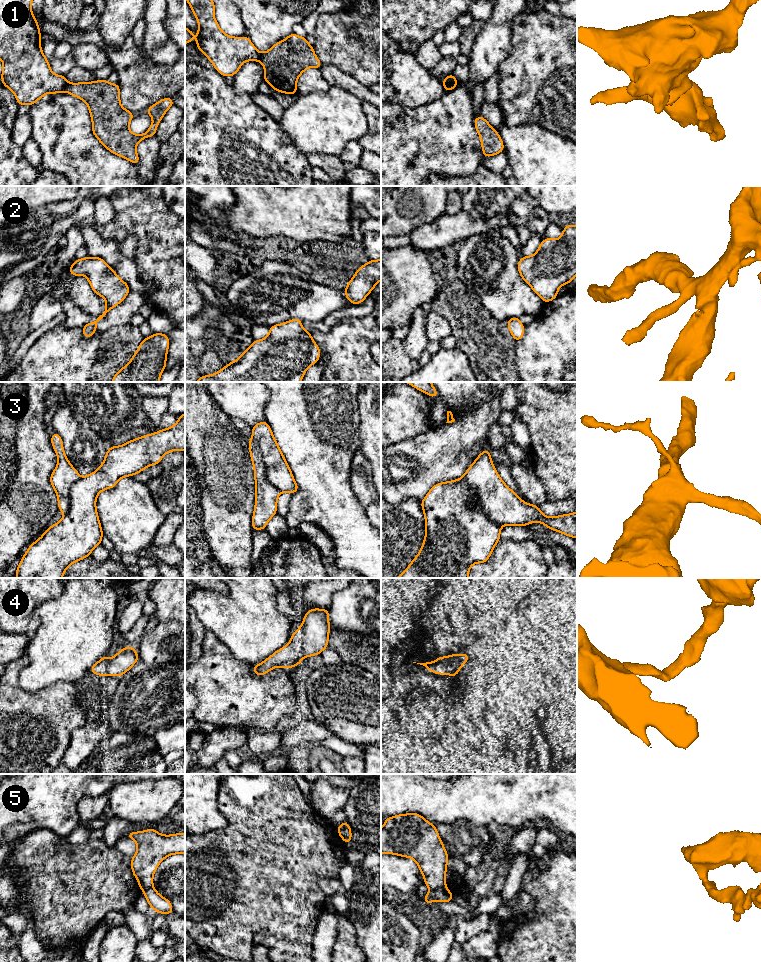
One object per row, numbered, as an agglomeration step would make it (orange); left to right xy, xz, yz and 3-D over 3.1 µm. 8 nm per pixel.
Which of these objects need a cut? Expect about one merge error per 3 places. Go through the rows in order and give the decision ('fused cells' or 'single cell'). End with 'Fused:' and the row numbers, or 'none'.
1: fused cells
2: single cell
3: fused cells
4: single cell
5: fused cells
Fused: 1, 3, 5

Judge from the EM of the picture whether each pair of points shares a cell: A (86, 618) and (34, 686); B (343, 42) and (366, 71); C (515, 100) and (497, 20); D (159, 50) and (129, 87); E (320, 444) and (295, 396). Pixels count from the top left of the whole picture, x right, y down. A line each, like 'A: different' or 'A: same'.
A: same
B: same
C: different
D: different
E: same

